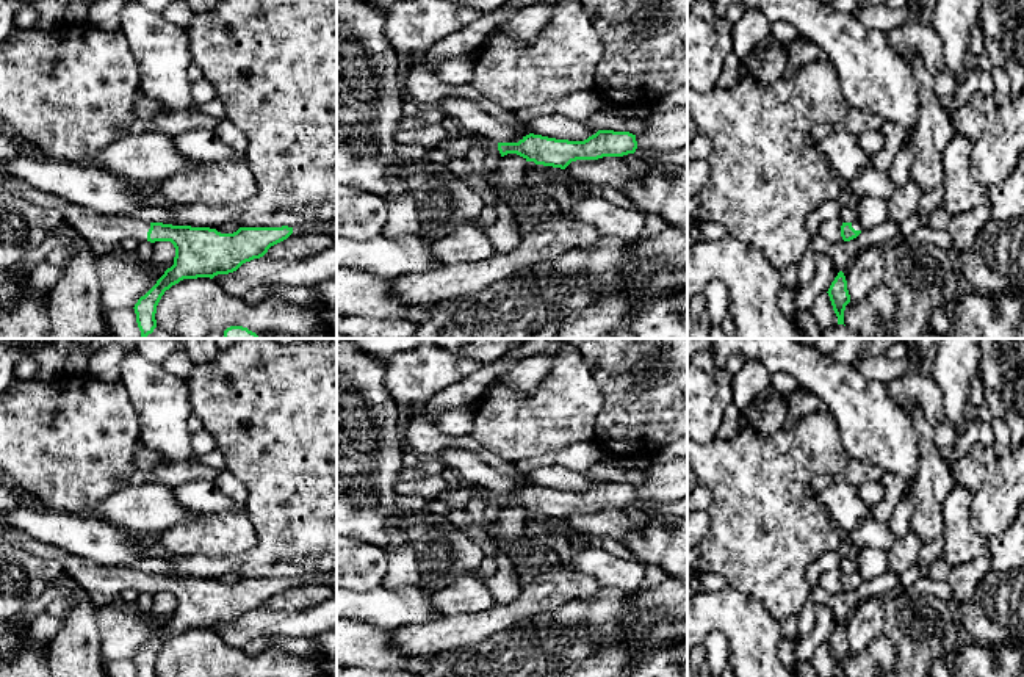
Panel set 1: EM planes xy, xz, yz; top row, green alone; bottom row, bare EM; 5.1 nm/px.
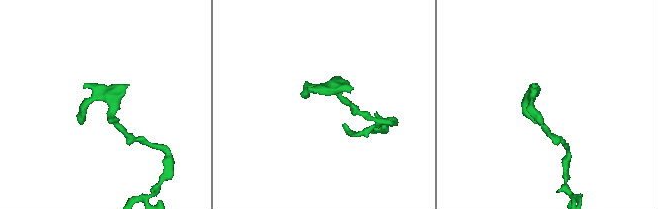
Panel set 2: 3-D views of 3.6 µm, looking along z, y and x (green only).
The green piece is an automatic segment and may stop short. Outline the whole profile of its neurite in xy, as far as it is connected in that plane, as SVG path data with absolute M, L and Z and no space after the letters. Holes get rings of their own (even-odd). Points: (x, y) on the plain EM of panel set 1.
M0 523L0 538L8 544L13 544L31 553L33 556L56 561L61 566L64 575L75 578L91 594L105 592L117 599L122 591L133 589L136 592L171 592L174 596L174 616L164 622L164 625L157 632L157 635L144 647L141 647L133 658L138 677L157 677L155 664L161 647L166 641L169 641L172 636L178 635L183 630L213 630L218 625L233 624L243 614L263 608L271 597L287 591L291 586L319 583L327 588L332 588L337 592L337 570L312 572L296 575L293 578L240 578L233 585L221 585L216 580L210 578L172 577L163 574L147 574L124 566L97 564L75 556L69 552L63 552L53 545L39 542L19 530L8 528L3 523Z

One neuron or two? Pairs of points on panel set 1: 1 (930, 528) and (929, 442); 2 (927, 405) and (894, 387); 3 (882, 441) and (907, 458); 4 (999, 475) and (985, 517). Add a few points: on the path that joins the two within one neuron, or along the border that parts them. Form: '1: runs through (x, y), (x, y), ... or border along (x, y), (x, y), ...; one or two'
1: runs through (929, 506), (929, 464); one
2: runs through (919, 397), (913, 390), (902, 390); one
3: runs through (888, 442), (901, 455); one
4: runs through (999, 486), (999, 497), (995, 506); one

